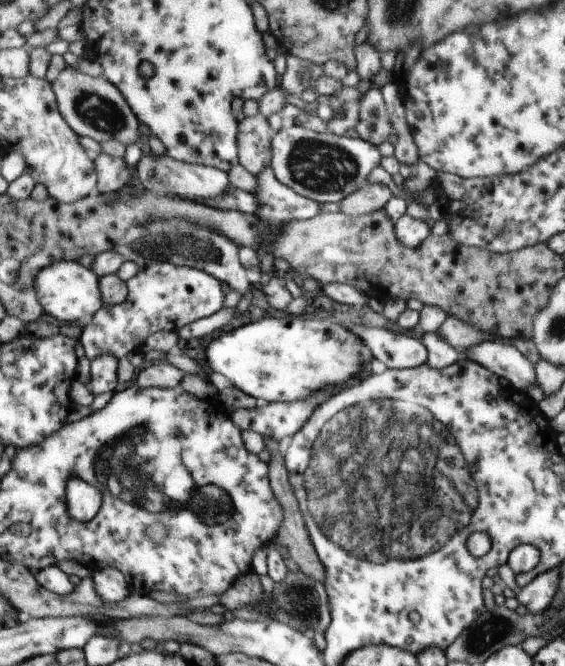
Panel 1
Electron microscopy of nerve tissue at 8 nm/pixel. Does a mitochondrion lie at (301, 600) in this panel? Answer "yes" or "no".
yes

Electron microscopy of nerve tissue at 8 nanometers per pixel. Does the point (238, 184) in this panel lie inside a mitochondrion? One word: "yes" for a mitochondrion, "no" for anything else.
no

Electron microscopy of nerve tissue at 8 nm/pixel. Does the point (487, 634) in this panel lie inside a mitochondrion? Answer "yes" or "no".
yes

